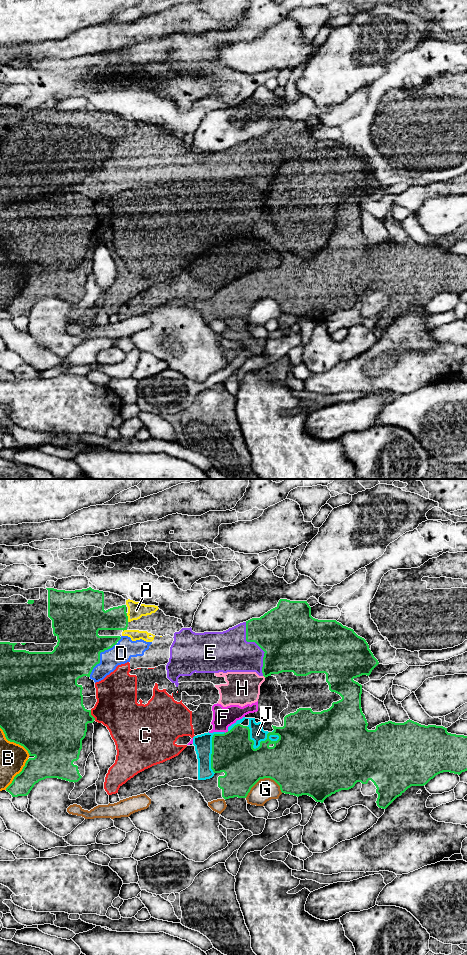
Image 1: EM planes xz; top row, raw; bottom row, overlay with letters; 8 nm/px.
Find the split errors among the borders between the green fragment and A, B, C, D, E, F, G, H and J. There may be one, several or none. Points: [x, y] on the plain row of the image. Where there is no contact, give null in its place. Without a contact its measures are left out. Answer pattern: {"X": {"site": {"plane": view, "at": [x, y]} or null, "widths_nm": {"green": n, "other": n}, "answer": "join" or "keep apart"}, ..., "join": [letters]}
{"A": {"site": {"plane": "xz", "at": [127, 137]}, "widths_nm": {"green": 190, "other": 140}, "answer": "join"}, "B": {"site": {"plane": "xz", "at": [13, 261]}, "widths_nm": {"green": 500, "other": 220}, "answer": "keep apart"}, "C": {"site": {"plane": "xz", "at": [91, 235]}, "widths_nm": {"green": 420, "other": 340}, "answer": "join"}, "D": {"site": {"plane": "xz", "at": [99, 176]}, "widths_nm": {"green": 360, "other": 170}, "answer": "join"}, "E": {"site": {"plane": "xz", "at": [258, 165]}, "widths_nm": {"green": 460, "other": 340}, "answer": "join"}, "F": {"site": {"plane": "xz", "at": [226, 252]}, "widths_nm": {"green": 340, "other": 170}, "answer": "keep apart"}, "G": {"site": {"plane": "xz", "at": [263, 298]}, "widths_nm": {"green": 380, "other": 180}, "answer": "keep apart"}, "H": {"site": {"plane": "xz", "at": [264, 196]}, "widths_nm": {"green": 320, "other": 260}, "answer": "join"}, "J": {"site": {"plane": "xz", "at": [258, 267]}, "widths_nm": {"green": 340, "other": 120}, "answer": "keep apart"}, "join": ["A", "C", "D", "E", "H"]}

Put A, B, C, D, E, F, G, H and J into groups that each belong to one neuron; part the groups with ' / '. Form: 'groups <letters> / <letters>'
groups A C D E H / B F J / G

